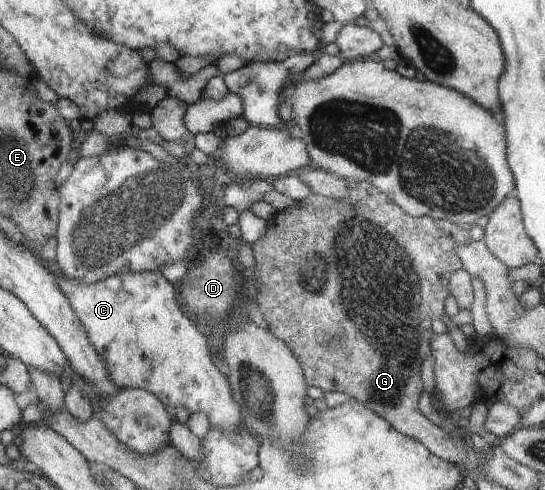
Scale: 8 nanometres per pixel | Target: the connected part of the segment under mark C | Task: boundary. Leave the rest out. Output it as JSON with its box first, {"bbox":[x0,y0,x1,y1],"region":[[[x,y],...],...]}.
{"bbox":[49,267,242,430],"region":[[[56,267],[49,268],[53,272],[54,280],[57,287],[63,292],[63,295],[69,300],[70,306],[77,314],[78,320],[83,324],[89,341],[93,344],[93,347],[98,351],[99,357],[106,365],[106,370],[110,375],[110,378],[118,385],[119,389],[126,390],[127,388],[141,388],[153,395],[157,396],[157,399],[164,405],[174,405],[185,407],[188,413],[191,415],[198,411],[203,411],[207,415],[211,426],[219,426],[220,428],[227,428],[230,430],[235,426],[241,424],[242,414],[240,413],[240,407],[232,396],[230,388],[230,382],[227,377],[221,373],[221,371],[213,364],[208,342],[206,341],[206,332],[199,327],[187,313],[181,307],[179,303],[179,297],[177,296],[177,289],[173,287],[166,277],[160,271],[157,272],[127,272],[124,274],[117,274],[108,277],[107,279],[95,282],[94,284],[83,285],[74,279],[65,278],[62,273],[59,273]]]}

